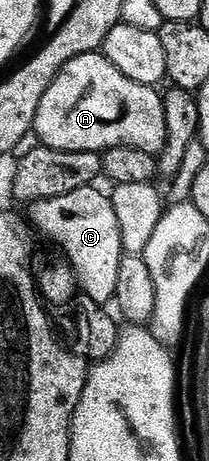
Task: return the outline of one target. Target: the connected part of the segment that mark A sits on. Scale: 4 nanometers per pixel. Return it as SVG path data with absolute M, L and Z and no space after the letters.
M104 52L84 53L71 63L47 87L43 103L33 120L33 127L42 146L57 149L59 152L95 152L103 154L113 148L138 149L152 155L160 154L167 143L167 119L163 111L163 97L152 85L135 83L123 75L105 57Z

